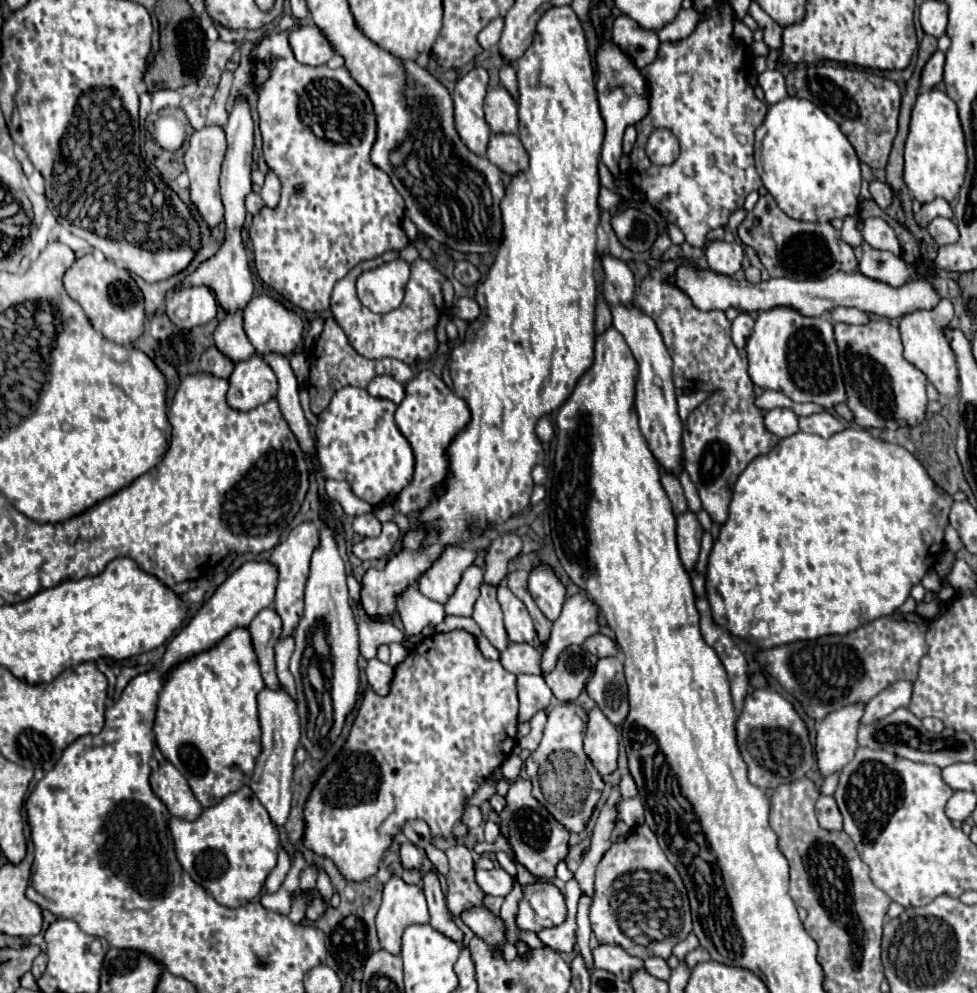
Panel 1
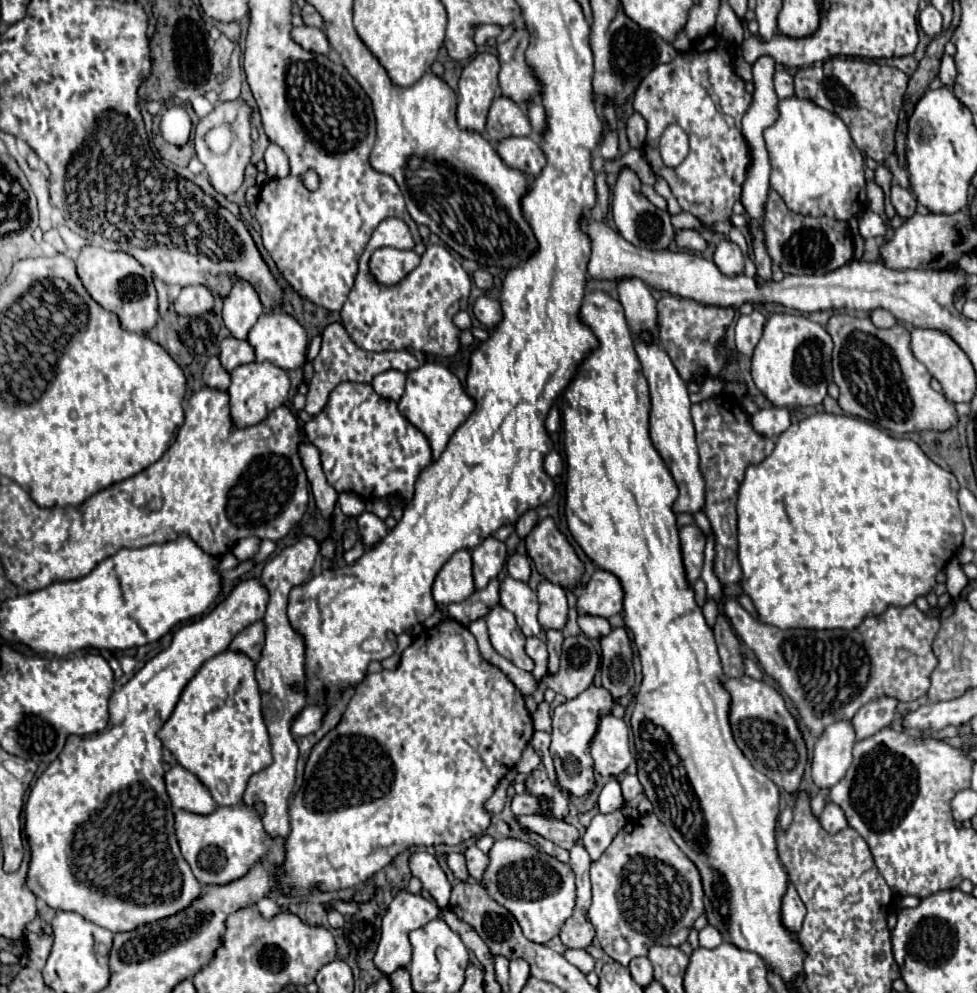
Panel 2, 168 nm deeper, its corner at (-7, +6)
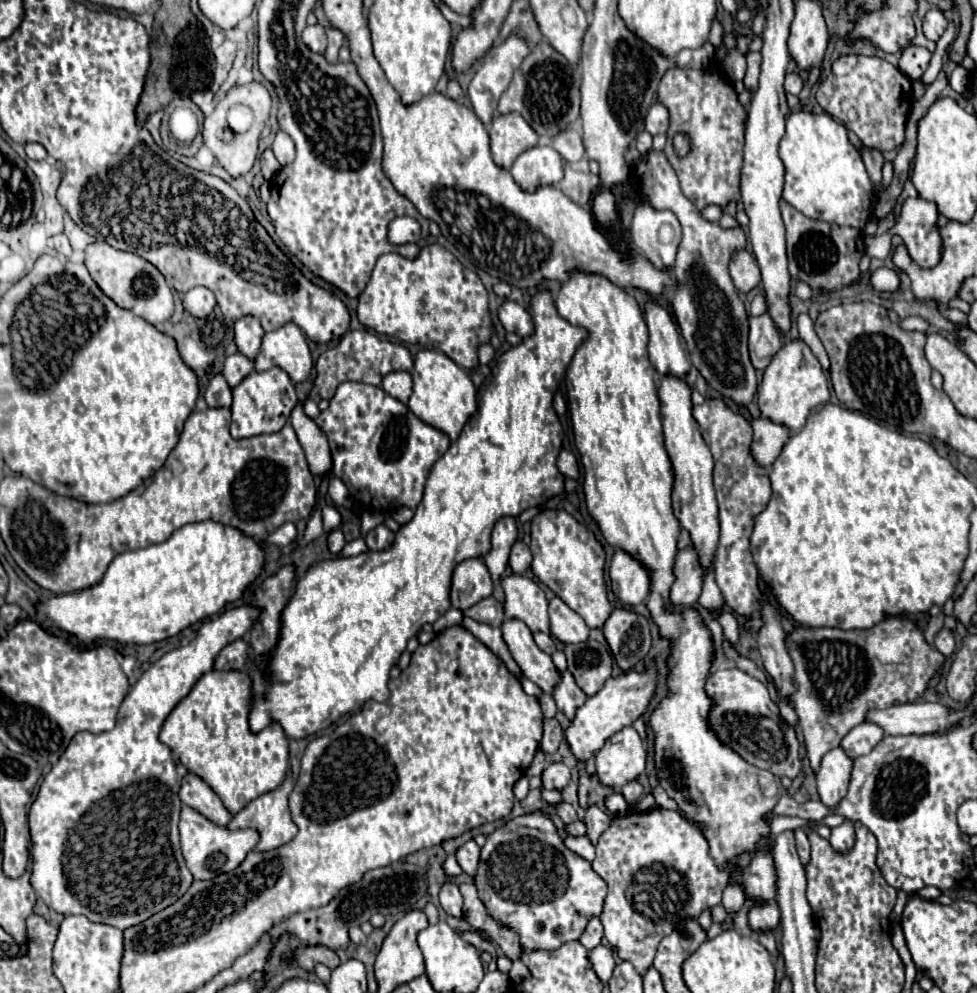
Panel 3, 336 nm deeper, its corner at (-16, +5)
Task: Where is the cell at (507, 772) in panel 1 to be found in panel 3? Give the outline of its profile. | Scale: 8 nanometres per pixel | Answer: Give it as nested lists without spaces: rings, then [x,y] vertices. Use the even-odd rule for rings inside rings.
[[[538,751],[532,765],[526,769],[526,775],[540,775],[544,769],[546,769],[546,757],[542,751]]]

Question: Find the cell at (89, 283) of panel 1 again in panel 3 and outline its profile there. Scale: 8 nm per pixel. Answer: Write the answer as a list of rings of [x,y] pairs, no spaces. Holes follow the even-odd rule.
[[[96,241],[96,243],[88,245],[88,249],[86,249],[86,267],[88,267],[92,279],[96,281],[96,285],[118,307],[136,313],[138,317],[142,317],[144,321],[148,321],[154,327],[162,325],[164,321],[168,321],[172,317],[172,313],[174,313],[172,291],[170,291],[168,283],[164,281],[162,273],[146,259],[142,259],[134,253],[118,251],[114,247],[110,247],[106,241]]]

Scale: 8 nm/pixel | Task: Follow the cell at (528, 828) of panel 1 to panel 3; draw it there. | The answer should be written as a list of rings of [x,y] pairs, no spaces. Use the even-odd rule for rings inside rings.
[[[552,763],[544,769],[542,773],[542,787],[544,789],[564,789],[564,785],[568,785],[570,781],[570,771],[564,763]]]

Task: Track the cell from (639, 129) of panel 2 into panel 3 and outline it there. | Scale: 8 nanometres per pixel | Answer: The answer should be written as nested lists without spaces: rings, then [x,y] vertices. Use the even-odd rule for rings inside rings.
[[[654,103],[644,119],[646,123],[646,131],[650,135],[658,135],[658,133],[666,133],[668,129],[668,109],[664,109],[664,105]]]

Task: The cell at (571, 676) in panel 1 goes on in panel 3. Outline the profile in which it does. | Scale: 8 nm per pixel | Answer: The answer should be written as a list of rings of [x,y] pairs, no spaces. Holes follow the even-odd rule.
[[[594,639],[566,645],[564,655],[568,659],[568,671],[588,697],[596,695],[612,673],[610,649]]]

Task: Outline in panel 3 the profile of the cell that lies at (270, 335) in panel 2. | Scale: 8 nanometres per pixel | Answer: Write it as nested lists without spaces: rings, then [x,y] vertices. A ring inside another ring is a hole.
[[[286,323],[280,329],[264,335],[260,353],[256,357],[256,371],[270,367],[282,367],[294,383],[310,377],[312,355],[306,343],[306,335],[298,325]]]

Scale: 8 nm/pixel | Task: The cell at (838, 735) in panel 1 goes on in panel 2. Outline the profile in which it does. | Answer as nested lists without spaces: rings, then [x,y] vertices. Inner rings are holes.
[[[835,722],[827,726],[815,742],[811,778],[819,788],[835,786],[851,766],[851,750],[857,742],[851,722]]]

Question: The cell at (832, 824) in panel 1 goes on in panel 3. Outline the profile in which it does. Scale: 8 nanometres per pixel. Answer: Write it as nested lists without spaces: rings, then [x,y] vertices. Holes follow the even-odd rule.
[[[844,821],[842,825],[832,829],[830,843],[836,851],[848,851],[854,845],[854,825],[852,821]]]

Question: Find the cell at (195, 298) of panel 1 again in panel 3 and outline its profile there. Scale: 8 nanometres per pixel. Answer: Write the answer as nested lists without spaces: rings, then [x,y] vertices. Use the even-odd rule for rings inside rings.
[[[194,287],[194,289],[190,289],[184,295],[182,303],[184,303],[184,309],[190,315],[194,315],[194,317],[208,317],[212,313],[214,305],[216,305],[216,297],[206,287]]]

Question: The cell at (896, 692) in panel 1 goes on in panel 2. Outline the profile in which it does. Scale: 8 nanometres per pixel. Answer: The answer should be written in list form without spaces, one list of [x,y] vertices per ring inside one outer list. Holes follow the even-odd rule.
[[[881,698],[881,700],[869,702],[863,708],[859,708],[859,712],[851,720],[851,726],[855,728],[857,740],[873,736],[875,732],[889,726],[895,718],[897,704],[899,702],[895,698]]]

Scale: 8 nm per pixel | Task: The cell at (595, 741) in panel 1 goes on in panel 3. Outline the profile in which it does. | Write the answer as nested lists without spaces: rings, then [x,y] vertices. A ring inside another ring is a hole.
[[[634,727],[614,733],[596,755],[598,779],[608,787],[622,787],[644,773],[646,749]]]

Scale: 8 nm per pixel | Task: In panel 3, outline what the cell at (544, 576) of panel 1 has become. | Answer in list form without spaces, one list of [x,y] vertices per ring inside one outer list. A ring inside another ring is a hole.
[[[554,597],[550,601],[548,615],[552,637],[560,639],[562,643],[580,643],[588,639],[590,629],[586,627],[584,619],[576,611],[572,611],[560,597]]]

